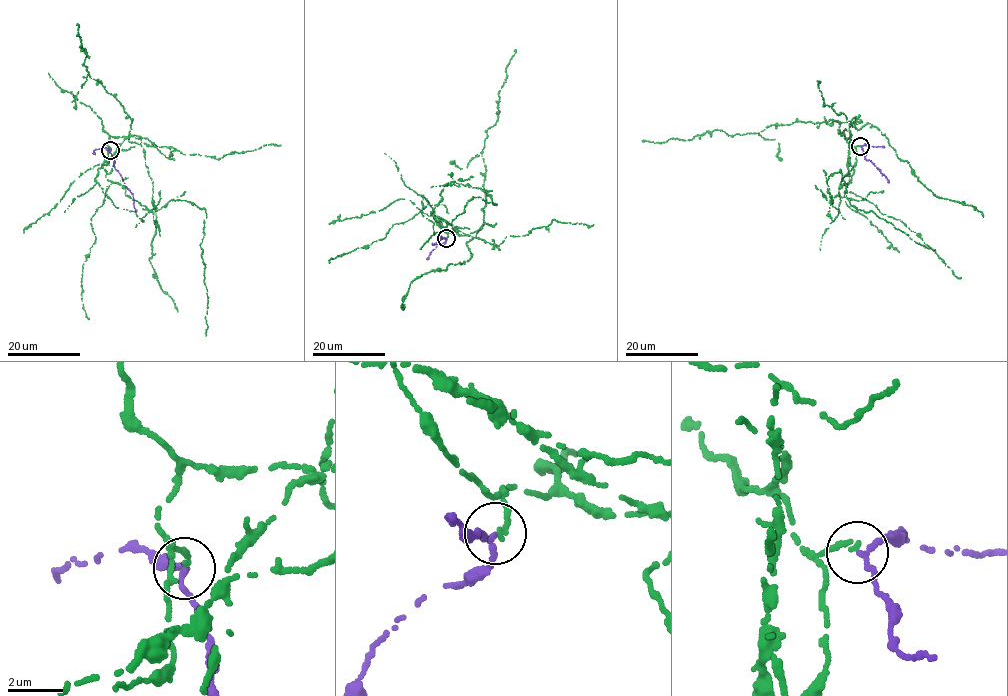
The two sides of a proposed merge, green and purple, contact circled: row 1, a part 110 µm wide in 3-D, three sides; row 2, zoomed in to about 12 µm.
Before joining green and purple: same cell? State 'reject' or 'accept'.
reject

